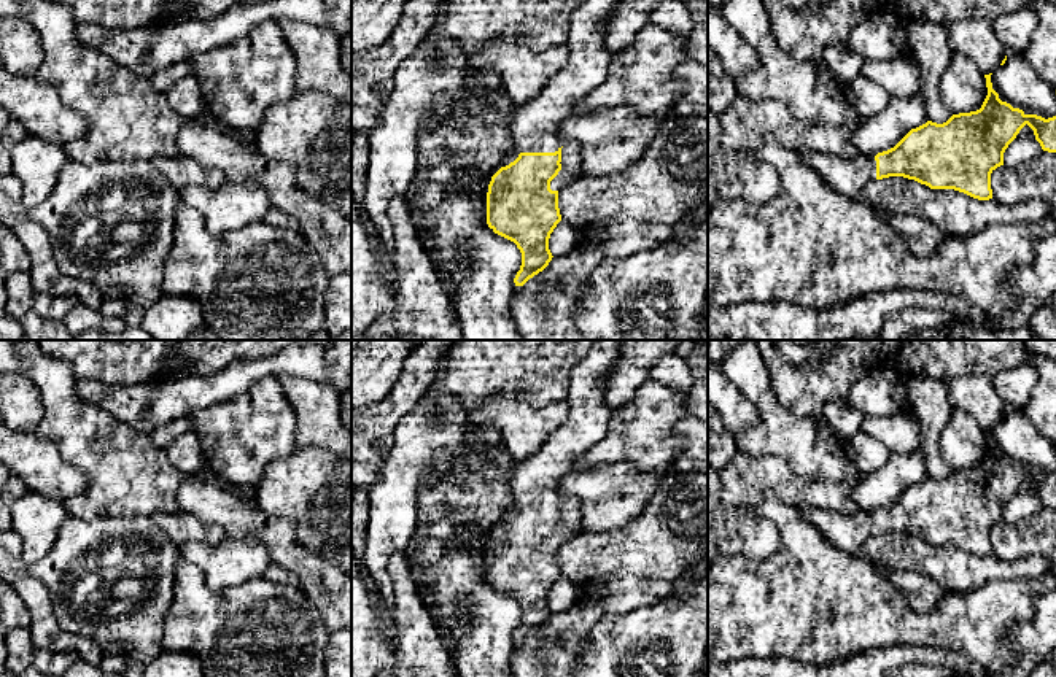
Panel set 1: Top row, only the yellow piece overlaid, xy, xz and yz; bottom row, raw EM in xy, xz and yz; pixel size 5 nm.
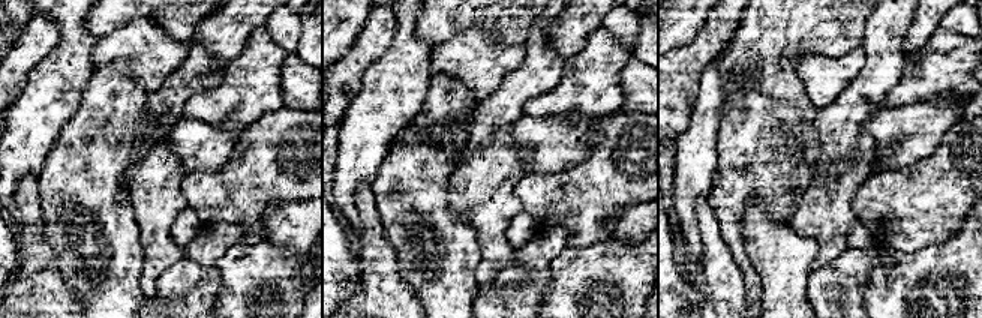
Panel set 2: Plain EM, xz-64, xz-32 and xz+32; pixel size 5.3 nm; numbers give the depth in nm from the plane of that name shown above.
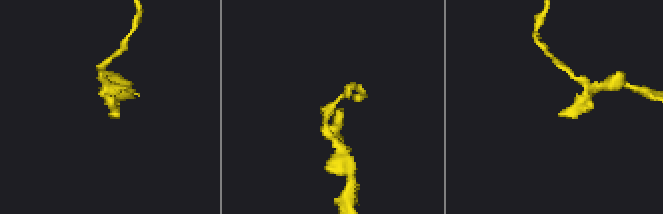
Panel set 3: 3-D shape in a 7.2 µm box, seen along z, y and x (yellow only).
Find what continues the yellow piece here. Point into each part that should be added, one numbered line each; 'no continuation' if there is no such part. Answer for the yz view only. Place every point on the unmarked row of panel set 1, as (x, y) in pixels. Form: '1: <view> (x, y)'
1: yz (848, 533)

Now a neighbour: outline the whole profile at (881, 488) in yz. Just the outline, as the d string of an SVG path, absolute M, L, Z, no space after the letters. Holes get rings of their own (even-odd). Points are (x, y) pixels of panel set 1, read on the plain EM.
M921 448L908 455L889 453L884 466L867 474L854 488L852 501L859 512L876 512L894 504L911 485L927 477L927 462Z

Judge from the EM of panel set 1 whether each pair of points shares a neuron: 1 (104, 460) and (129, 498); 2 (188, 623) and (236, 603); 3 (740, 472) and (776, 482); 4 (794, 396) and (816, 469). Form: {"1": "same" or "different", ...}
{"1": "same", "2": "same", "3": "same", "4": "different"}

